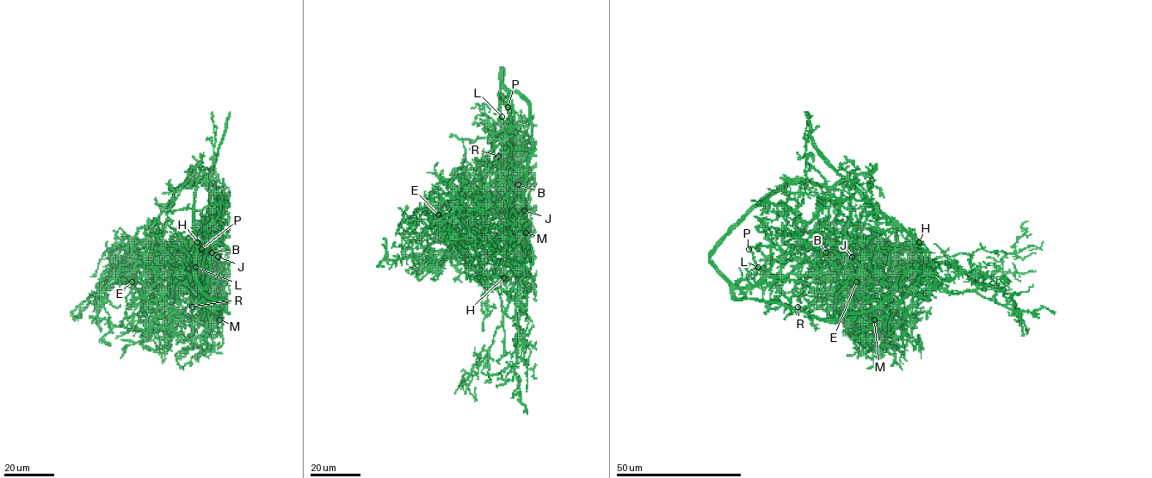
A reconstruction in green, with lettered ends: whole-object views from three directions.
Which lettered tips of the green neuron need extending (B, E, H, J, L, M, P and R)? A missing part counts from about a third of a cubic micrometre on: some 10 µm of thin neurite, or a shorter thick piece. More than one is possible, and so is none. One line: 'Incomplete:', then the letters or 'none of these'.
Incomplete: P

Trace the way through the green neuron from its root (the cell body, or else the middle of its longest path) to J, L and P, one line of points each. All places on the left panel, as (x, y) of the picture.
J: (171, 275), (176, 270), (176, 236), (193, 232), (196, 238), (202, 232), (209, 250), (218, 257)
L: (171, 275), (176, 270), (174, 257), (177, 256), (189, 270), (209, 276), (206, 282), (200, 282), (195, 267)
P: (171, 275), (176, 270), (176, 236), (193, 232), (200, 242), (207, 223), (210, 232), (201, 249)

